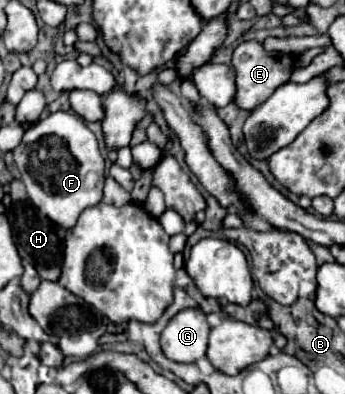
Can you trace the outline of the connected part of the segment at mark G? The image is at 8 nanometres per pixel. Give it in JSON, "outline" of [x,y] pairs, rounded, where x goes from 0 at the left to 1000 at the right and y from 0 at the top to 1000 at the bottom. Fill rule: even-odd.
{"outline":[[[533,784],[470,840],[475,901],[510,921],[568,921],[597,906],[609,825],[580,784]]]}

